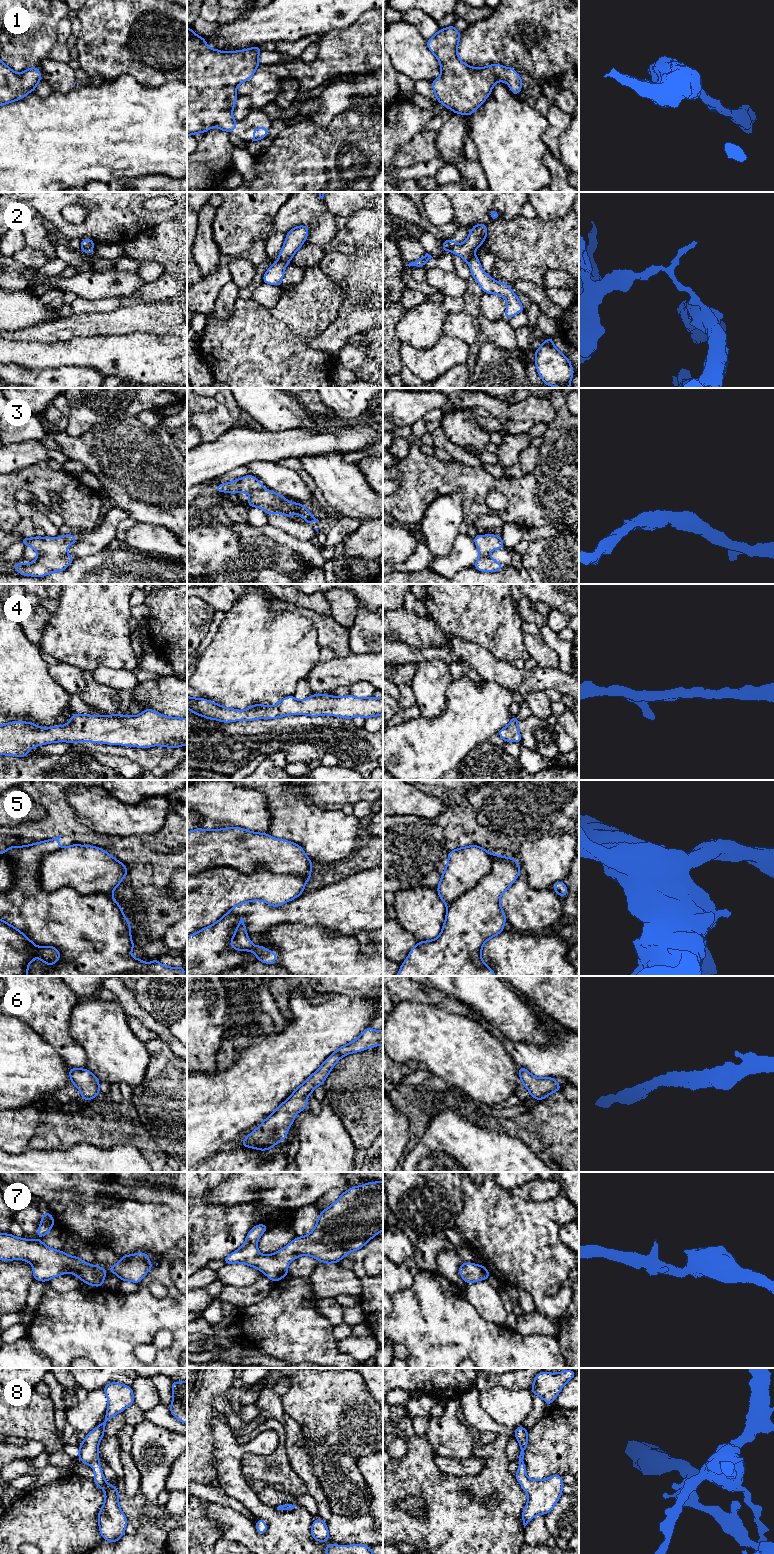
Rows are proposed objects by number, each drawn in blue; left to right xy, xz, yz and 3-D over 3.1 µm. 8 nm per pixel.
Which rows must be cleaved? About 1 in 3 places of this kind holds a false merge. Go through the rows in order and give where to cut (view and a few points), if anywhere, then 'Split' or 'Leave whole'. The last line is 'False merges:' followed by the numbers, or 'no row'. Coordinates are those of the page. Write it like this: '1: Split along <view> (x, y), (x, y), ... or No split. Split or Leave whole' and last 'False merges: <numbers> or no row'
1: No split. Leave whole
2: Split along xz (278, 260), (288, 262). Split
3: No split. Leave whole
4: No split. Leave whole
5: Split along xz (187, 872), (234, 867), (252, 873), (266, 867), (306, 880). Split
6: No split. Leave whole
7: No split. Leave whole
8: Split along xy (98, 1460), (91, 1464). Split
False merges: 2, 5, 8

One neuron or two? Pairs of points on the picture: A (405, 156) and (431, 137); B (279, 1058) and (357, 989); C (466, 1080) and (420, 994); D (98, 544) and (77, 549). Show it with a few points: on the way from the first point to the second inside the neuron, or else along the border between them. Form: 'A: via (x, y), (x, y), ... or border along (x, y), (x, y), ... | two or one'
A: via (411, 154), (425, 143) | one
B: border along (335, 993), (349, 997), (367, 997), (371, 1000) | two
C: border along (402, 1001), (431, 1003), (447, 1011) | two
D: via (93, 546), (82, 548) | one

